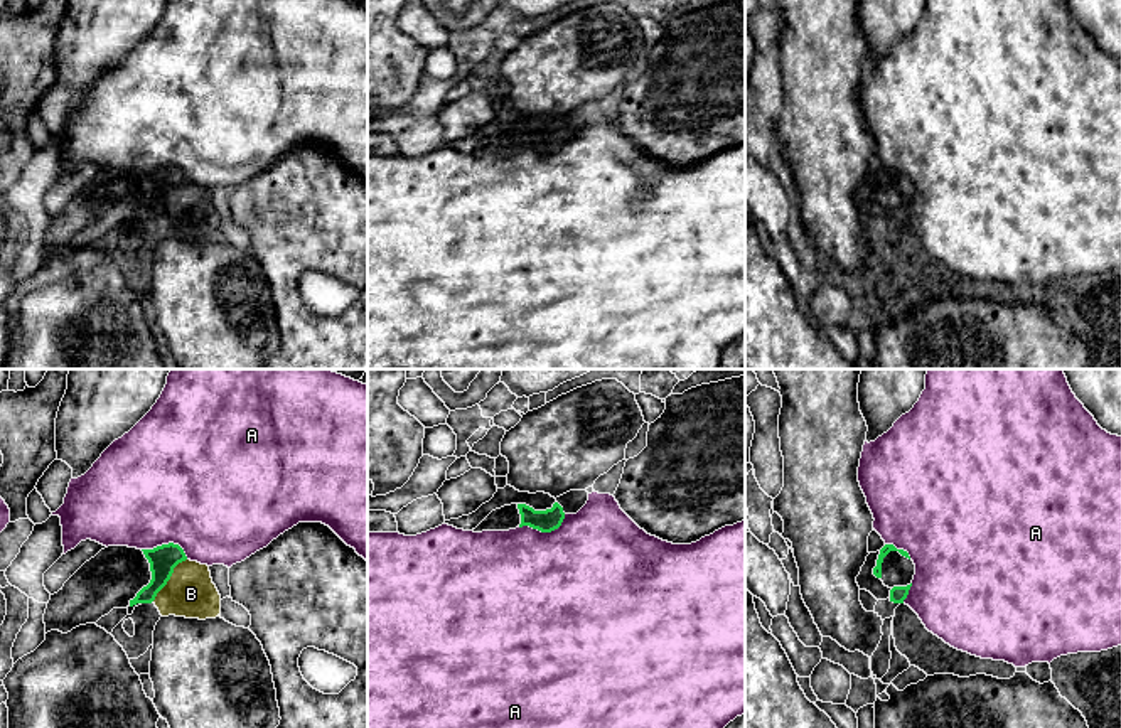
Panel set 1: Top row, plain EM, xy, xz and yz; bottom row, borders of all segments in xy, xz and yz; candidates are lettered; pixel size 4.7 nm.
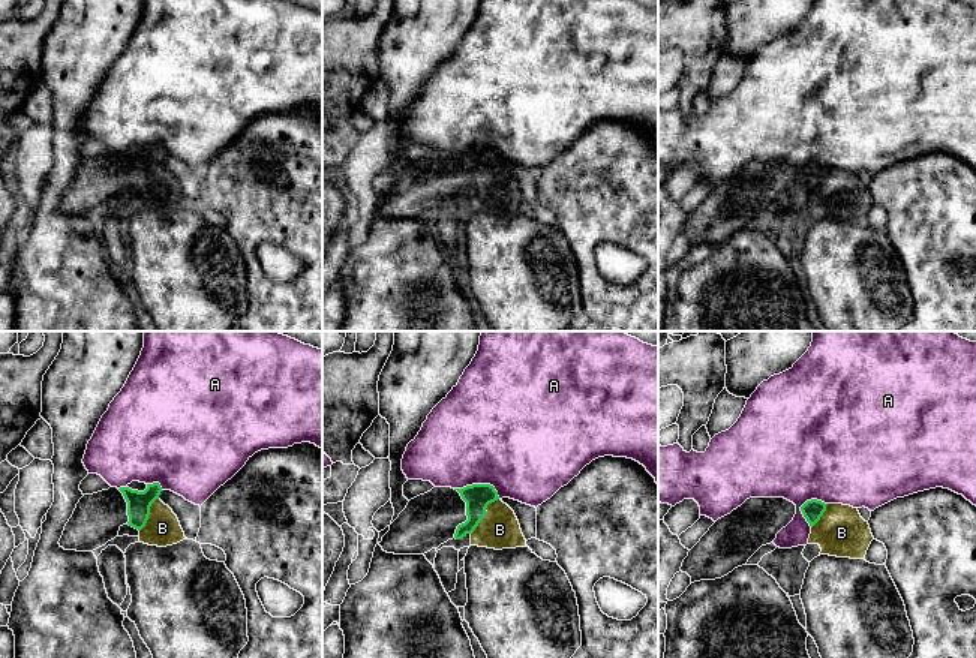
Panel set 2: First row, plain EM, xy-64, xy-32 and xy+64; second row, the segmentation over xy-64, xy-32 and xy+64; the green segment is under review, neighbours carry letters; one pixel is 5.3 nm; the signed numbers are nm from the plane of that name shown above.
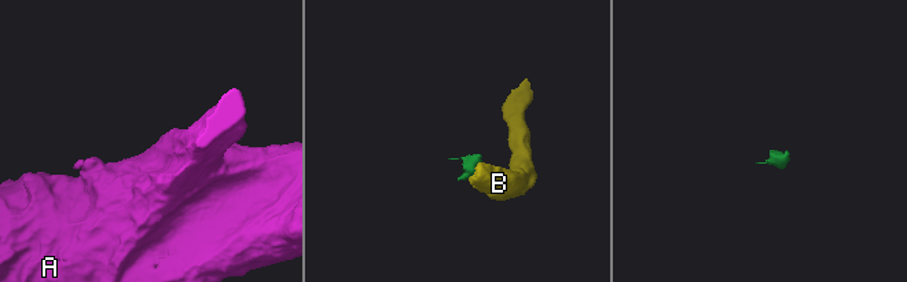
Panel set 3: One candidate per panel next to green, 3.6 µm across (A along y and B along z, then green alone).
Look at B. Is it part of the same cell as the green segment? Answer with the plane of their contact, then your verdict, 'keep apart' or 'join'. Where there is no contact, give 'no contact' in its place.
xy | join

